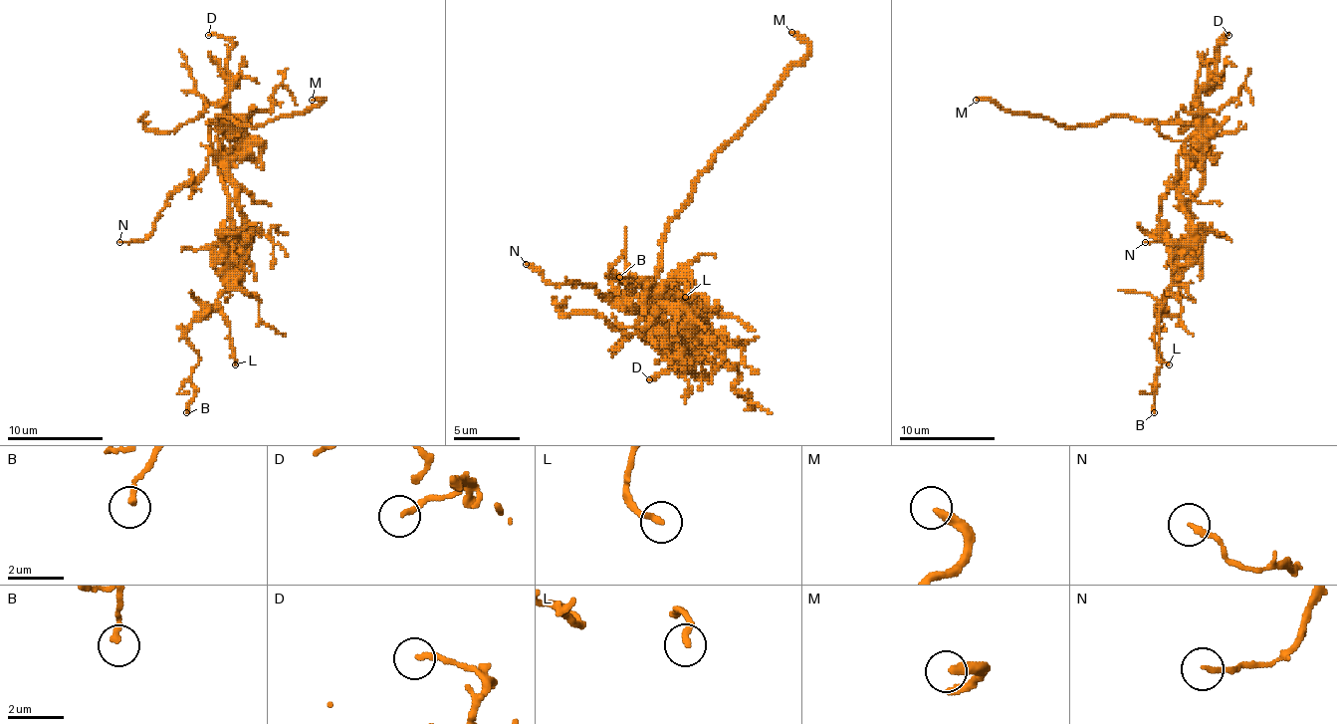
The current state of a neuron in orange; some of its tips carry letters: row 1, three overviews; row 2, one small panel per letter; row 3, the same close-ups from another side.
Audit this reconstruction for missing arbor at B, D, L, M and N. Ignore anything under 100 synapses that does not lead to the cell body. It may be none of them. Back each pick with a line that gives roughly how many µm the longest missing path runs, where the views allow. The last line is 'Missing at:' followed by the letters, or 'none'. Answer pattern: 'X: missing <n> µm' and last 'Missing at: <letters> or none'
M: missing 60 µm
Missing at: M

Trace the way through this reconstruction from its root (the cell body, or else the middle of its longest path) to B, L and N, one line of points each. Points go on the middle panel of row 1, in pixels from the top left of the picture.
B: (659, 344), (685, 324), (675, 311), (682, 301), (619, 277)
L: (659, 344), (665, 344), (685, 324), (675, 311), (682, 301), (662, 291), (682, 281), (685, 297)
N: (659, 344), (665, 337), (665, 324), (652, 311), (622, 311), (605, 294), (582, 284), (550, 284), (526, 264)

